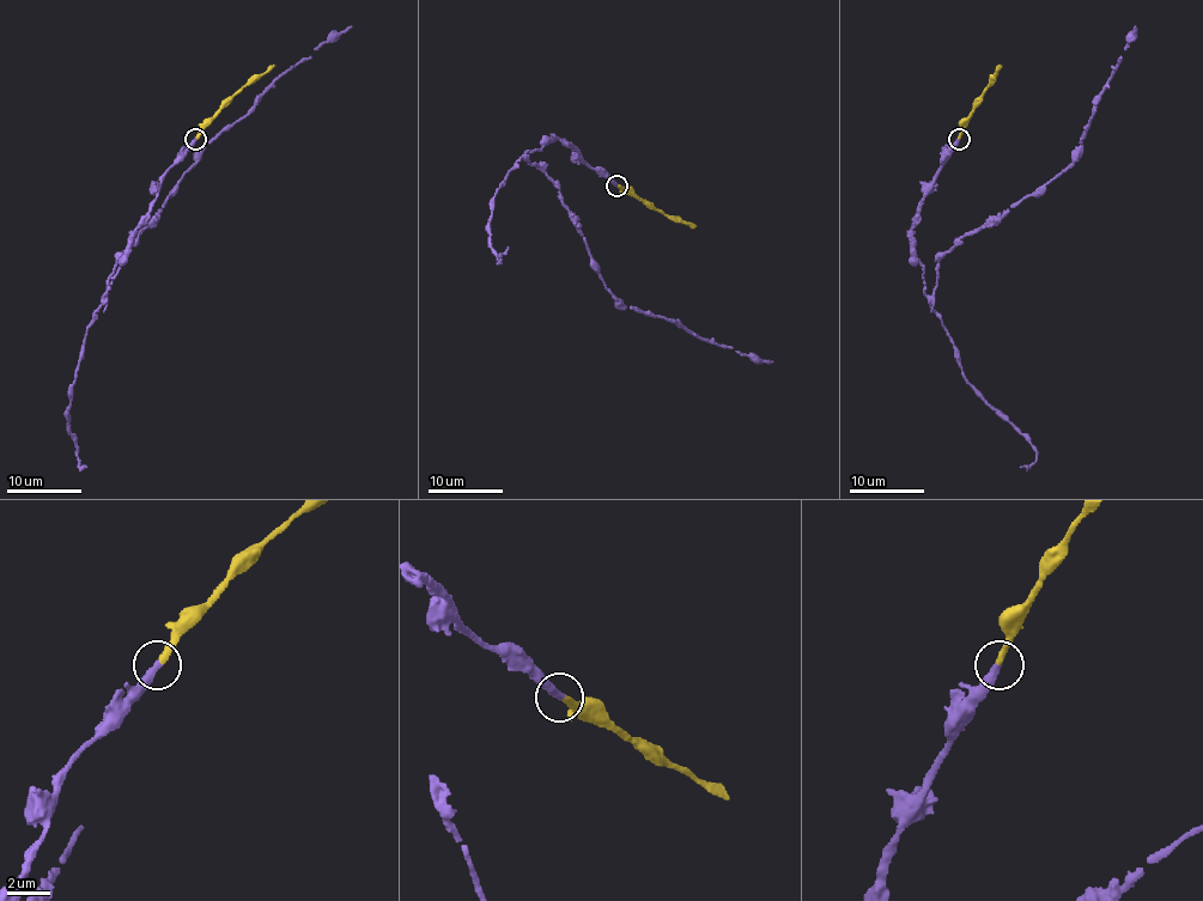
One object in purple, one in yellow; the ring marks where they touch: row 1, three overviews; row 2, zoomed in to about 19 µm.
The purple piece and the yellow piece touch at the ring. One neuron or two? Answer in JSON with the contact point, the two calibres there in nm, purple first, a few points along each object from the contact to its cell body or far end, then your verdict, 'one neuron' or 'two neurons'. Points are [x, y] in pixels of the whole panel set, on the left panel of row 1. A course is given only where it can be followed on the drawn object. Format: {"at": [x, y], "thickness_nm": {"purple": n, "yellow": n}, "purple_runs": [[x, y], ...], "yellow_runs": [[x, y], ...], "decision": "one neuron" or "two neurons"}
{"at": [195, 139], "thickness_nm": {"purple": 380, "yellow": 280}, "purple_runs": [[196, 139], [164, 175], [104, 294], [115, 260], [198, 154], [277, 79], [352, 26]], "yellow_runs": [[196, 139], [236, 93], [275, 66]], "decision": "one neuron"}

